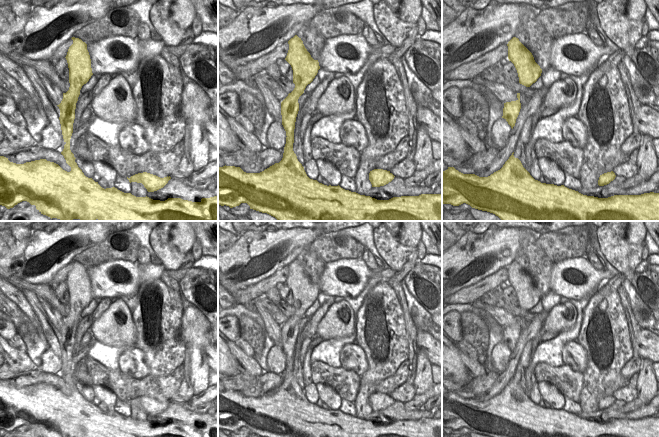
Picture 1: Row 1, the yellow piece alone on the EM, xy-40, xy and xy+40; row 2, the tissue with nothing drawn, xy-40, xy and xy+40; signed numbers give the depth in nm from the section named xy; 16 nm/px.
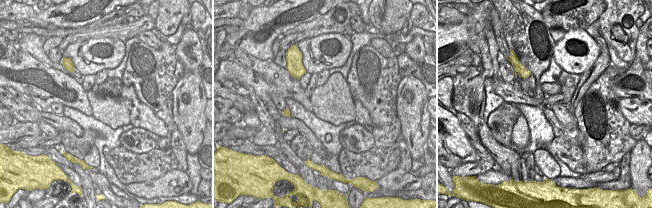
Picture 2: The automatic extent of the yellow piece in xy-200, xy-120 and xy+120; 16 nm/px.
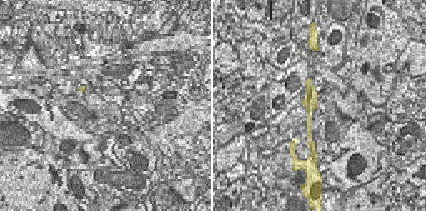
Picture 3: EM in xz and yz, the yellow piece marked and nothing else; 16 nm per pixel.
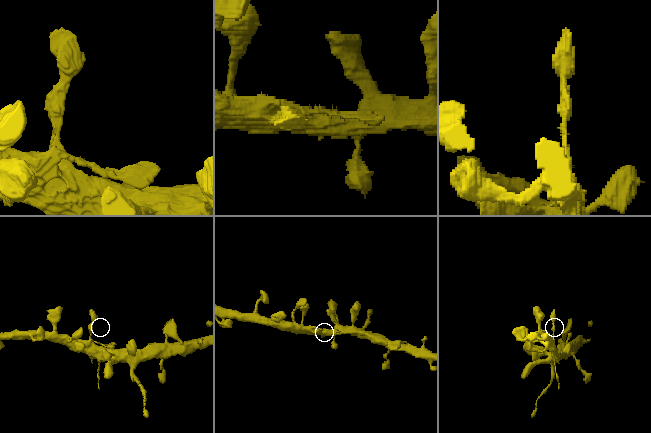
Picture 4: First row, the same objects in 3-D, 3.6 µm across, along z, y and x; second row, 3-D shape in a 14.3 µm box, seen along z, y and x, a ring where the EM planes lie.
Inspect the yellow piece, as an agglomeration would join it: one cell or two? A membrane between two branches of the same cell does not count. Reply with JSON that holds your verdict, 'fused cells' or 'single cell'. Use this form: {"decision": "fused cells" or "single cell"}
{"decision": "single cell"}

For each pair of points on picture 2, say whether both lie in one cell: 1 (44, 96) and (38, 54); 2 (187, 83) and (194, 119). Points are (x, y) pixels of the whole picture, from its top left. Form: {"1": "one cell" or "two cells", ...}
{"1": "two cells", "2": "one cell"}

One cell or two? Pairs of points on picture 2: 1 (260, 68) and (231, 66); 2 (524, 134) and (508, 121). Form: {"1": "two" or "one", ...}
{"1": "one", "2": "two"}

